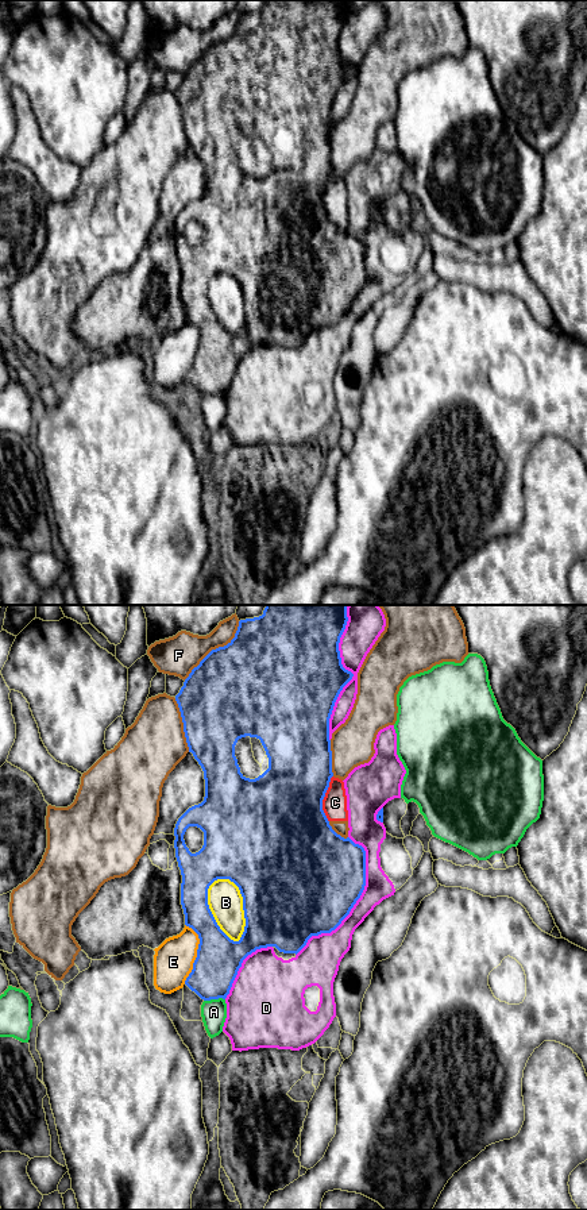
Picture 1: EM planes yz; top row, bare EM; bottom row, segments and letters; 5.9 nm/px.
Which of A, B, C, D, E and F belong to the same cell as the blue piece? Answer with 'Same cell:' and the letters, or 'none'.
Same cell: none

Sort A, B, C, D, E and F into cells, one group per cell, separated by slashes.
A / B C F / D / E

